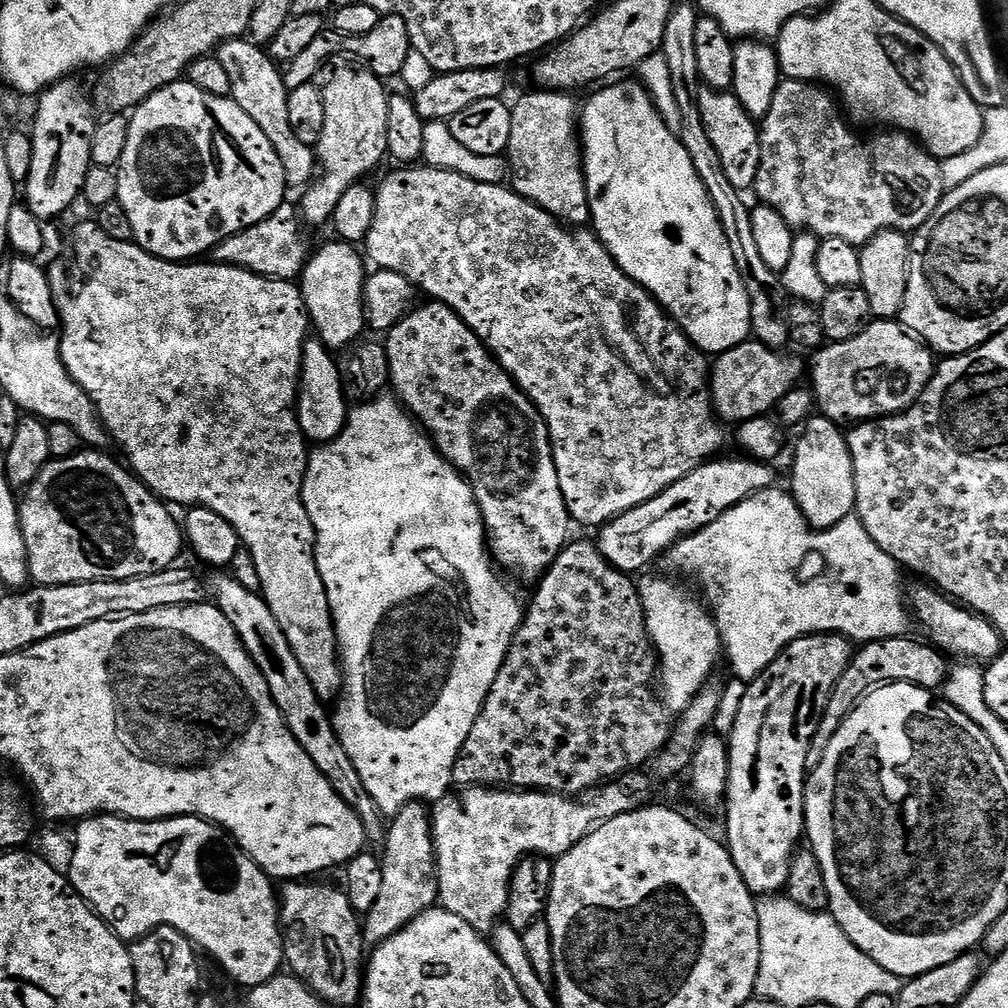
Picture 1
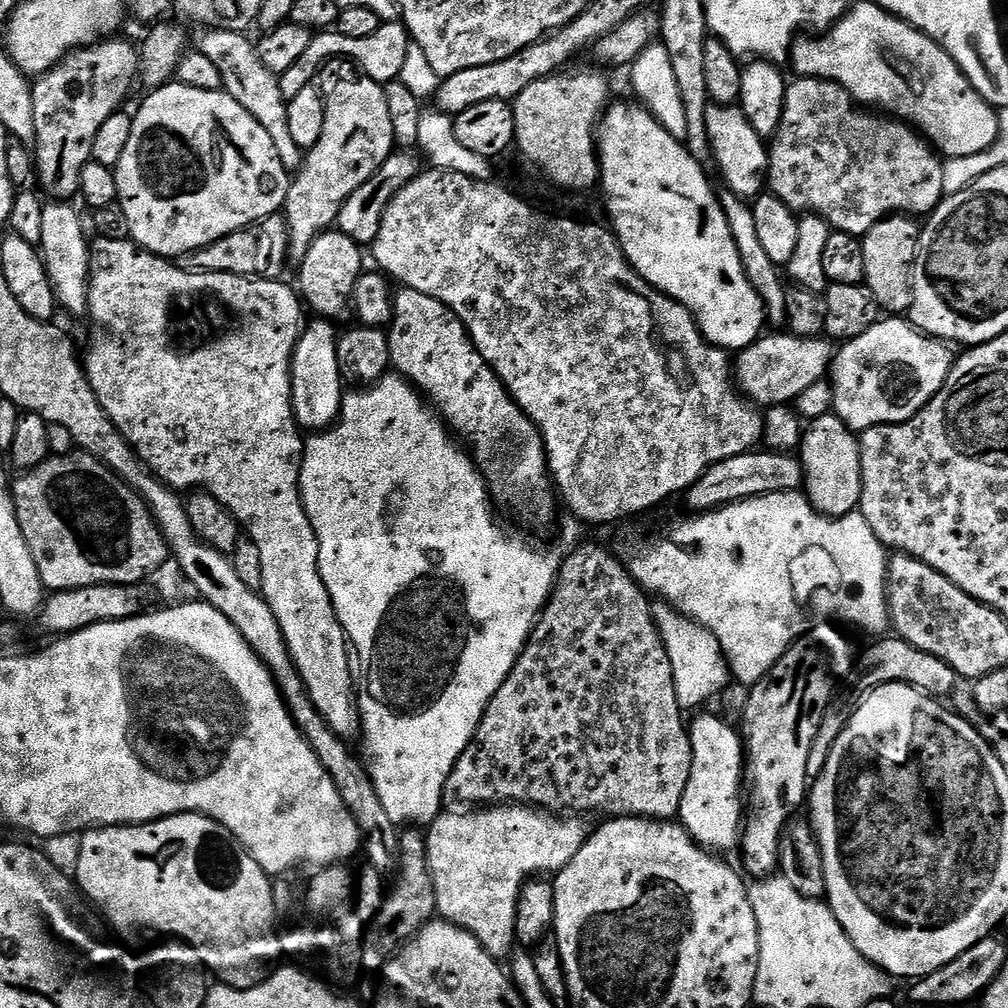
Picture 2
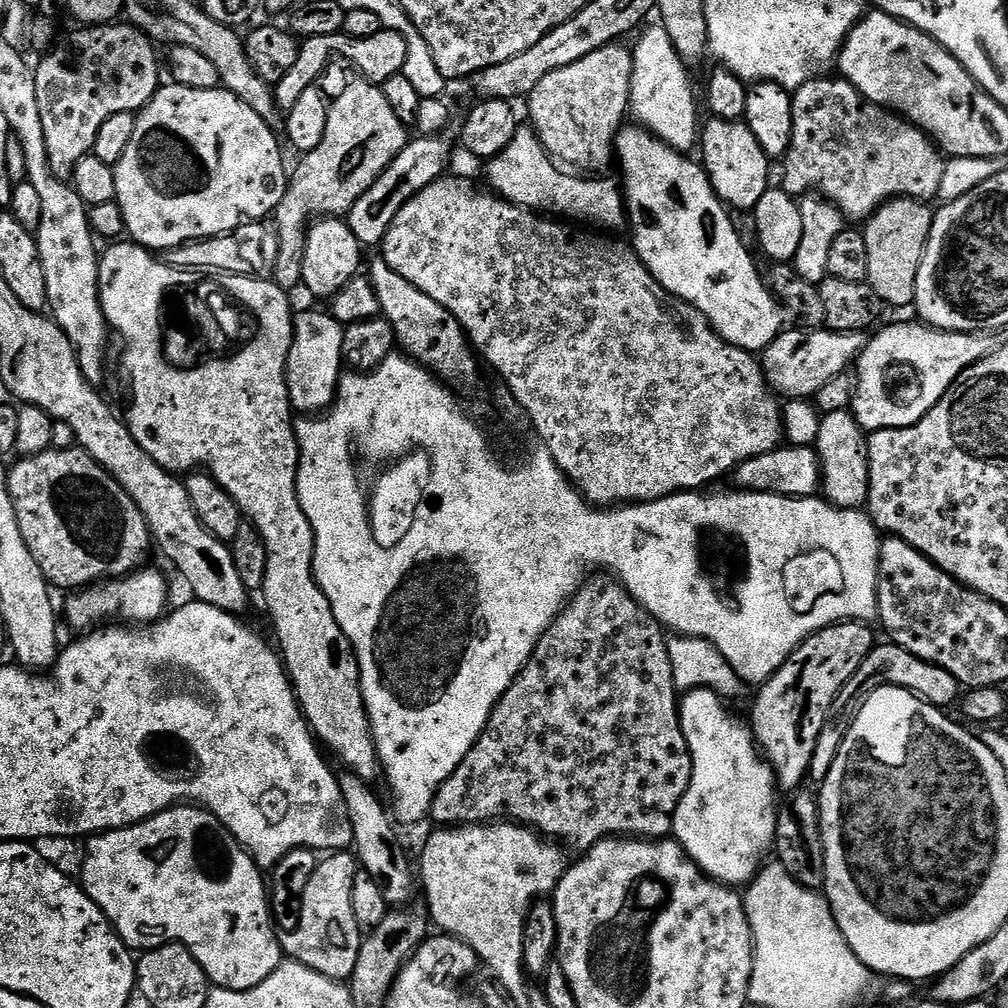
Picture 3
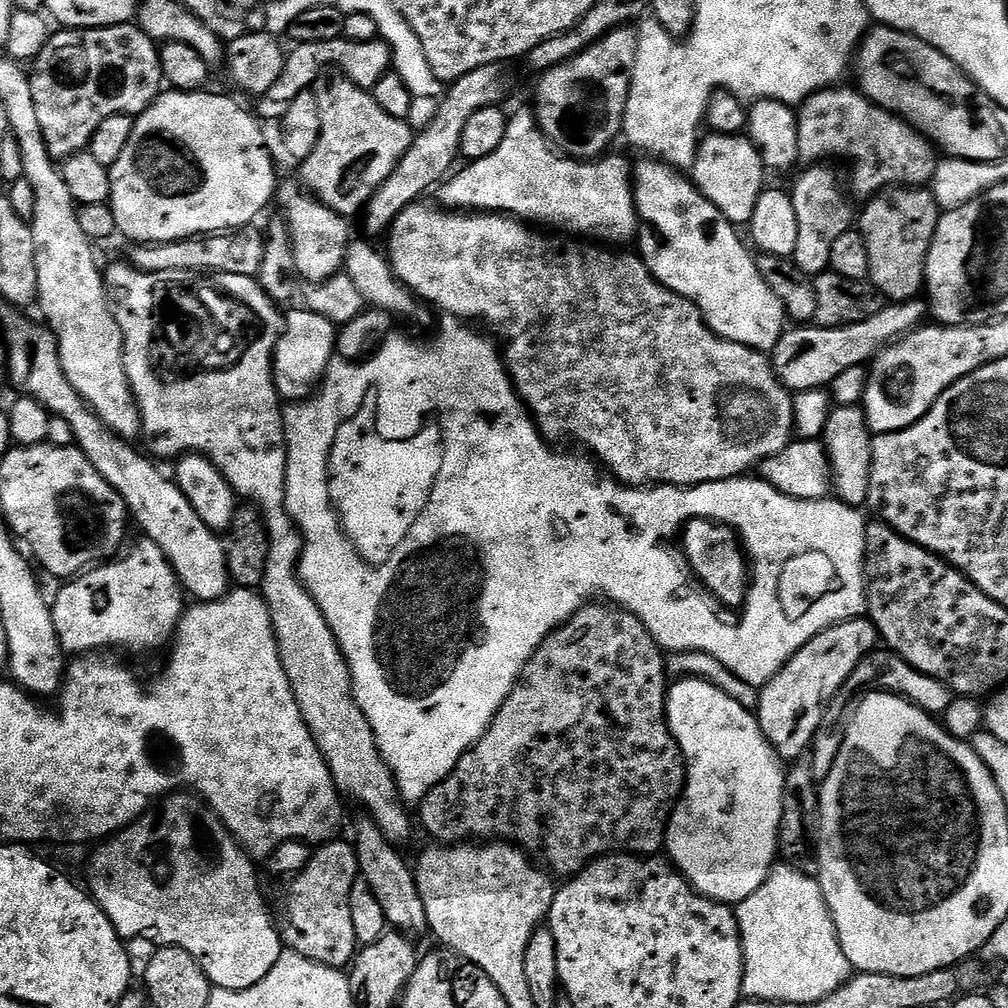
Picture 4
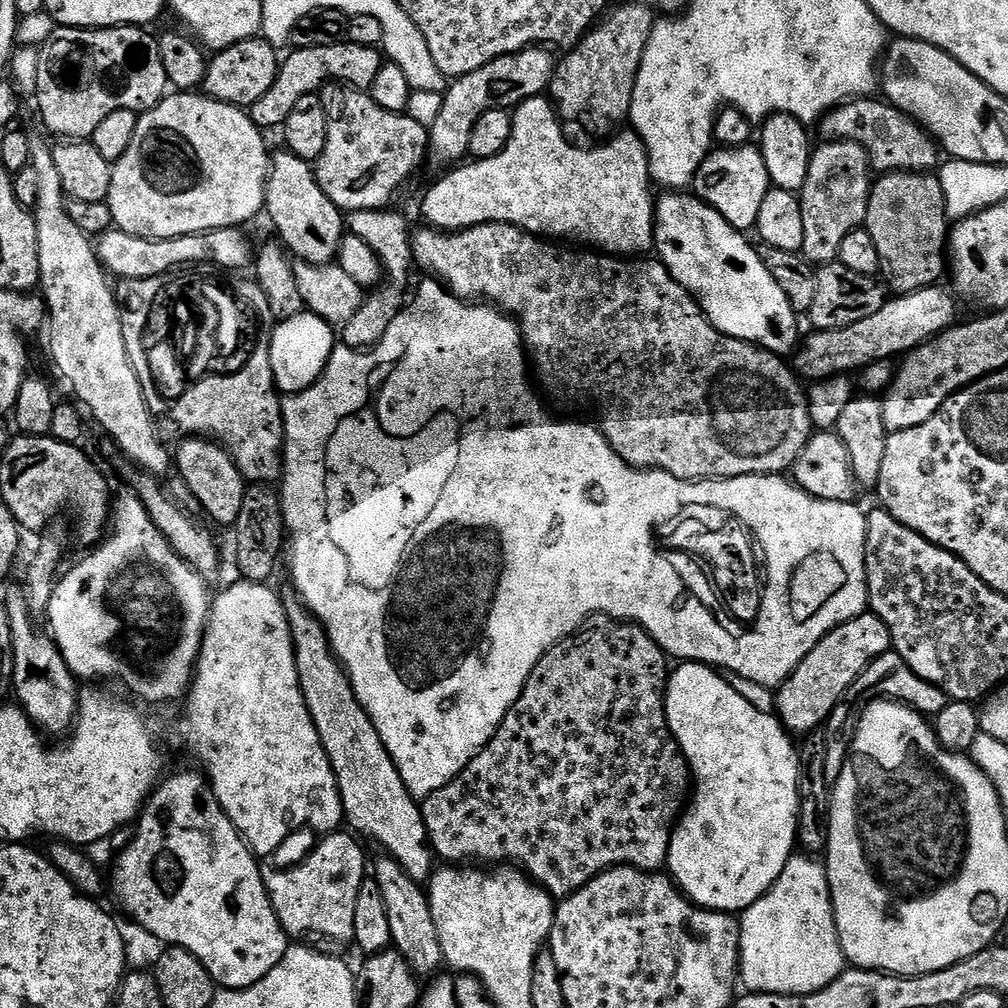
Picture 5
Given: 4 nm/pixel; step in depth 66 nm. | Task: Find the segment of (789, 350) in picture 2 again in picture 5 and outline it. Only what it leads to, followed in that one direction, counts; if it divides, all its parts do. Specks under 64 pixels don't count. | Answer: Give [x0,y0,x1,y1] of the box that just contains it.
[794,287,958,382]

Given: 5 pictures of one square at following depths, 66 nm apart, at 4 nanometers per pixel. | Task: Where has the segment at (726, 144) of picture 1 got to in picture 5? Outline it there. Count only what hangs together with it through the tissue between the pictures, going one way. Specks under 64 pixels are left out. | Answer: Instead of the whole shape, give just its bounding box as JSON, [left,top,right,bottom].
[694,146,772,233]

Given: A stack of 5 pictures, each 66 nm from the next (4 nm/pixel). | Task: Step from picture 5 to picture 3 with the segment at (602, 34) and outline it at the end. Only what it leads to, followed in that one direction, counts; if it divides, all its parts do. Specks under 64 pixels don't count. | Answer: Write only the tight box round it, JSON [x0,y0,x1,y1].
[526,42,632,174]

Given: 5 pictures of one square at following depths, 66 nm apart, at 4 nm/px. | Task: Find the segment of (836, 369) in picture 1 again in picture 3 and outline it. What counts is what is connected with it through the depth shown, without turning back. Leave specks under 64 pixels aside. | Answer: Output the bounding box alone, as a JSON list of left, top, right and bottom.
[850,322,994,434]

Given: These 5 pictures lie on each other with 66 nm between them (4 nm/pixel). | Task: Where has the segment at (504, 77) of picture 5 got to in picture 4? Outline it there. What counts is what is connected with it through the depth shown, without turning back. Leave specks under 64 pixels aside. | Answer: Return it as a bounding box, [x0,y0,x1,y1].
[362,64,508,237]

